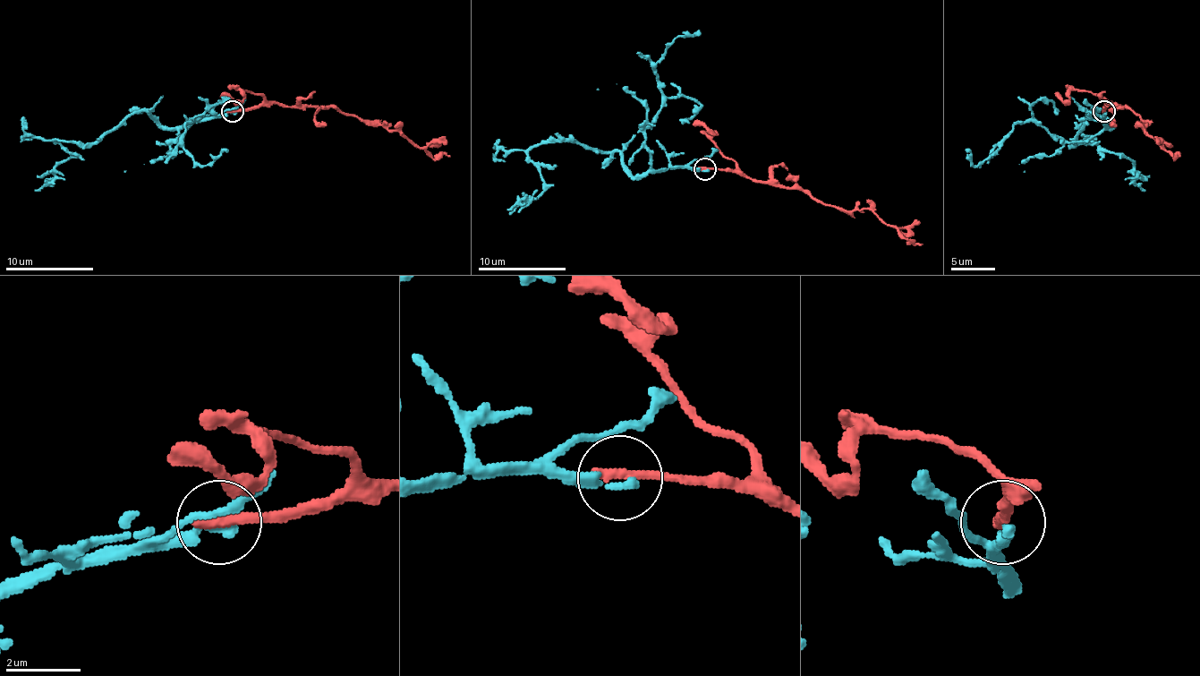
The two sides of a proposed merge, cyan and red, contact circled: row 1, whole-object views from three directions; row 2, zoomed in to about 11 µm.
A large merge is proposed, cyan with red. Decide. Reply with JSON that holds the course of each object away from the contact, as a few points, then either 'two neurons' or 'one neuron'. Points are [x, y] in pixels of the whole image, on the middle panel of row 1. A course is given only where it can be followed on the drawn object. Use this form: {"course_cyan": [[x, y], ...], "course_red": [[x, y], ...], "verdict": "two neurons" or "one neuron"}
{"course_cyan": [[705, 170], [668, 168], [634, 177], [617, 150], [538, 144], [529, 159], [540, 173], [542, 191], [506, 210]], "course_red": [[705, 168], [720, 168], [806, 191], [813, 197], [842, 210], [871, 208], [904, 239], [922, 245]], "verdict": "two neurons"}

